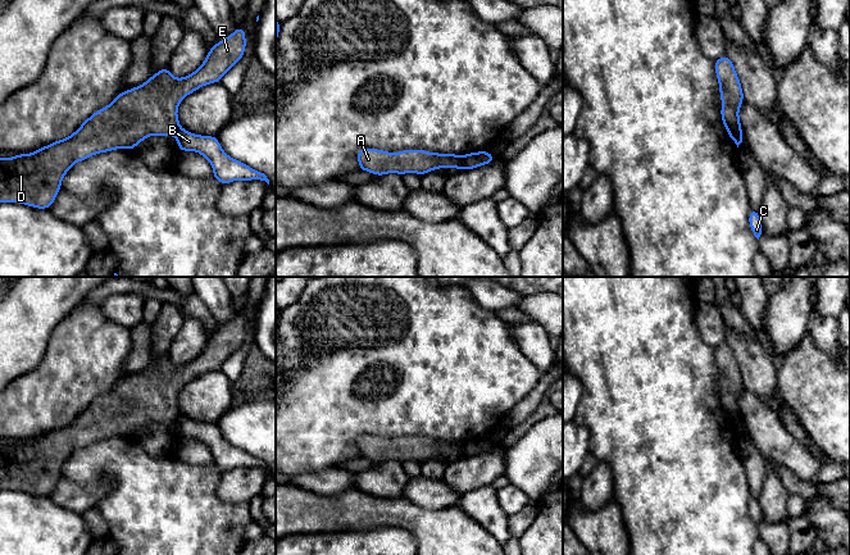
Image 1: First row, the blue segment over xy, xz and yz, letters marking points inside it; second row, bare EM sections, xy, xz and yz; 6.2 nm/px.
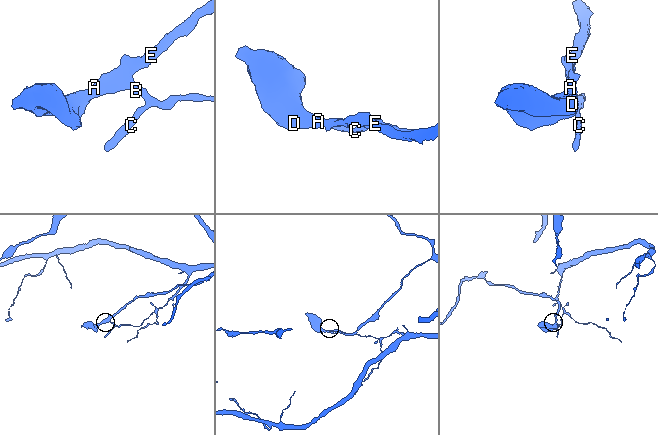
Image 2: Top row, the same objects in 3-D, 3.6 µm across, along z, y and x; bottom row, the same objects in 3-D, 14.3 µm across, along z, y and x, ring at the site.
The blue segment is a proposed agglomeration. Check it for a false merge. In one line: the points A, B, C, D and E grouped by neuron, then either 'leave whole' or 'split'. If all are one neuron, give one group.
groups A D E / B C; split

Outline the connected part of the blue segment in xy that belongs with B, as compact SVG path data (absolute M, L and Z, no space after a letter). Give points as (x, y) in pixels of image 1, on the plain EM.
M181 415L176 422L179 438L195 438L201 441L213 454L213 464L222 472L233 468L265 468L267 463L241 450L224 440L217 423L203 423Z

